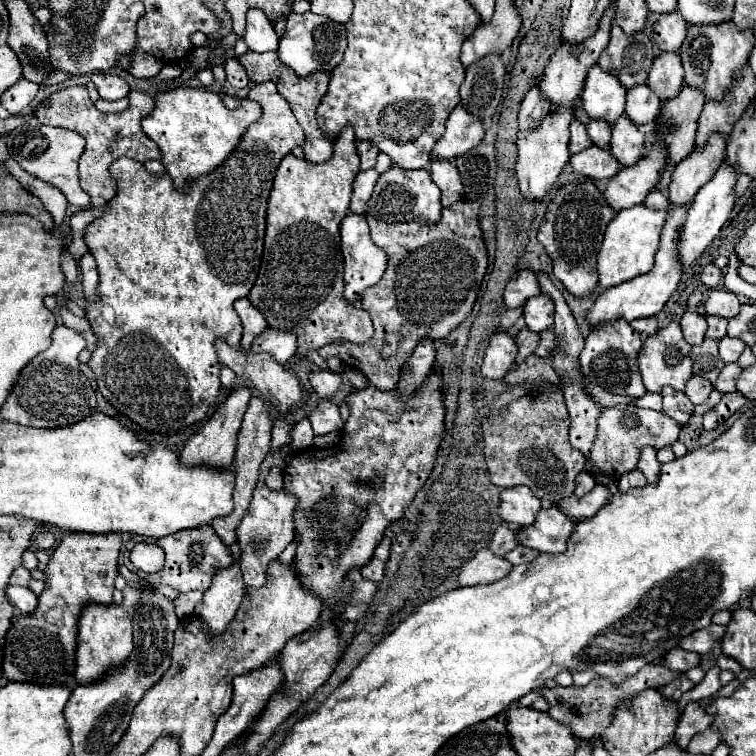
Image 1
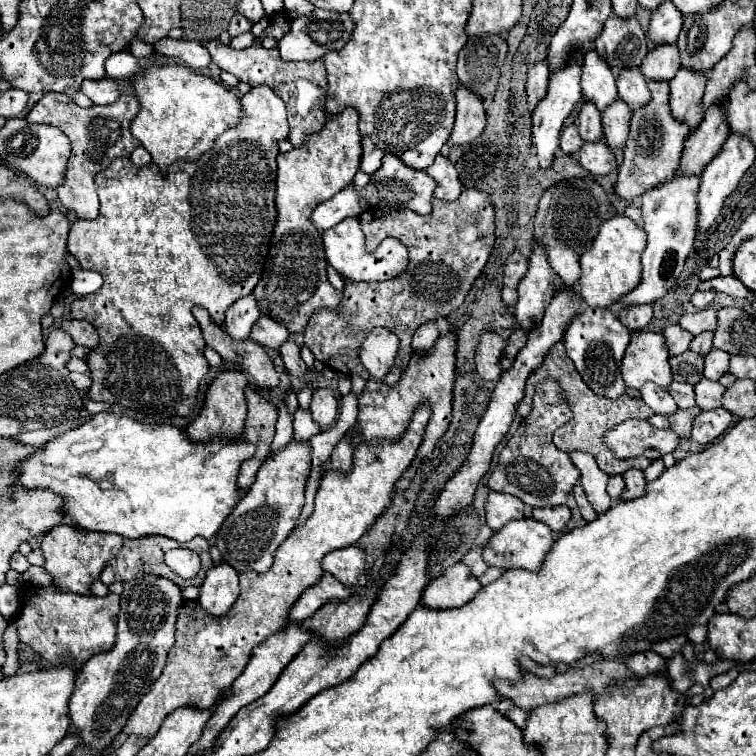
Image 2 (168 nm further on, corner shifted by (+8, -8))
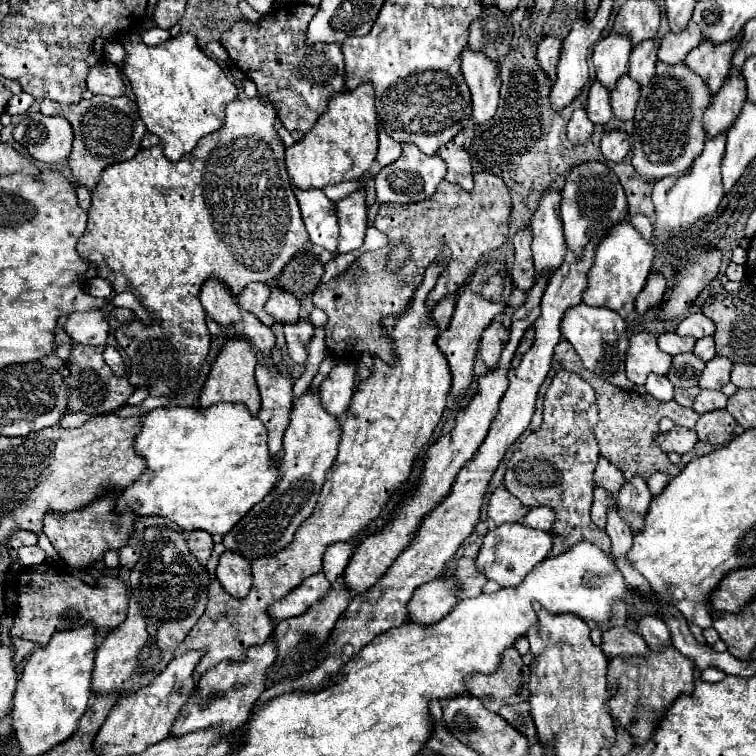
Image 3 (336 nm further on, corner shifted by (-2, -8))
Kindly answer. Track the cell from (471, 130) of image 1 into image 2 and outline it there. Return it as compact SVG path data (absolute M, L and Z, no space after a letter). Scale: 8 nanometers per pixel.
M464 85L456 91L456 121L450 135L450 145L468 145L482 135L486 125L482 101L472 95Z

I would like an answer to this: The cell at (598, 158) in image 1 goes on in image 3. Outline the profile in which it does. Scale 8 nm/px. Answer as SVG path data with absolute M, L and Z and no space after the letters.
M608 131L604 133L602 137L602 155L608 159L608 161L614 161L614 163L620 163L628 151L630 151L630 141L628 141L628 133L626 131Z

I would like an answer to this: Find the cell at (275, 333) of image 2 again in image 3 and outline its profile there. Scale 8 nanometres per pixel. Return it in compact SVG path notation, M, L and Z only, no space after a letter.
M272 281L268 287L270 297L266 301L266 311L280 323L294 323L300 311L300 301L294 295L288 295L288 291L280 291L280 287L276 287L276 281Z

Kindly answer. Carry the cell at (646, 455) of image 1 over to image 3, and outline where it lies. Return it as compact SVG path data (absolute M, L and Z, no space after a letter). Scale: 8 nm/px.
M638 475L620 489L620 493L618 493L620 517L624 519L624 523L628 523L628 527L634 533L642 531L642 527L644 527L644 515L648 513L650 501L652 501L652 497L650 497L648 485Z

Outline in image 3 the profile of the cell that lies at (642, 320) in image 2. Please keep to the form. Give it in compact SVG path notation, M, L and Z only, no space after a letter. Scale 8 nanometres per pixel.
M650 271L644 289L640 291L640 295L636 297L636 313L644 313L650 307L658 305L664 297L666 291L666 279L664 279L664 271Z

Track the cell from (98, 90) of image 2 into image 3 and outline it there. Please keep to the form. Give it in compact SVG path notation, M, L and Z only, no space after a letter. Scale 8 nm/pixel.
M102 59L102 63L96 63L88 71L86 83L88 83L88 89L94 95L120 97L120 95L124 95L124 89L126 89L118 67L112 61L108 61L108 59Z

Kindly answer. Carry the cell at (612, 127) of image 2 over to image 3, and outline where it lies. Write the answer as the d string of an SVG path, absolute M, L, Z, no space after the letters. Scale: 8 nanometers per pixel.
M630 75L620 77L620 83L616 83L616 87L610 91L610 105L614 115L620 121L632 119L638 97L640 97L640 85Z

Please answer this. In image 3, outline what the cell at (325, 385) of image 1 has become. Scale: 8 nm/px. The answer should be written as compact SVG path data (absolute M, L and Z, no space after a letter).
M298 319L296 323L284 323L284 335L286 335L286 345L288 345L288 353L292 357L292 361L304 365L308 355L306 355L306 345L310 343L310 337L314 333L314 325L312 321L306 319Z

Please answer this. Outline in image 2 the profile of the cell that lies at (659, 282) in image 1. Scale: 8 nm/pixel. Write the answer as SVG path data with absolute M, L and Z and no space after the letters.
M682 175L674 177L668 183L646 191L640 197L640 209L644 217L644 231L648 235L648 247L642 253L642 281L636 289L632 289L624 299L616 301L618 309L626 309L632 305L648 305L662 299L676 283L678 275L684 269L686 257L694 245L696 237L696 221L698 221L698 205L696 205L696 191L698 191L700 177Z

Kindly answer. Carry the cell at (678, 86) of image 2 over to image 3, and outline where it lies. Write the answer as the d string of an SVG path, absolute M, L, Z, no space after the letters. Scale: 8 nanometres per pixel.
M740 31L740 35L736 35L736 39L732 39L732 43L716 45L716 43L708 43L708 39L702 39L700 45L688 53L684 63L706 81L712 95L726 81L726 77L730 73L732 55L736 53L740 39L742 39L742 31Z

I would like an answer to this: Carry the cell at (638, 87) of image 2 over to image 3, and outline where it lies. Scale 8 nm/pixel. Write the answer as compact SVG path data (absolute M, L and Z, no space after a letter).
M646 39L644 43L638 43L630 53L630 71L628 75L636 79L640 85L648 85L654 77L656 67L656 51L658 51L658 39Z

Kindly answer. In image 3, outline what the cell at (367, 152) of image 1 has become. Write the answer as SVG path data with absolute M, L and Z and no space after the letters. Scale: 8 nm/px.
M380 129L380 147L378 147L378 155L376 161L386 167L390 165L394 159L398 159L402 153L402 145L398 141L394 141L384 129Z

